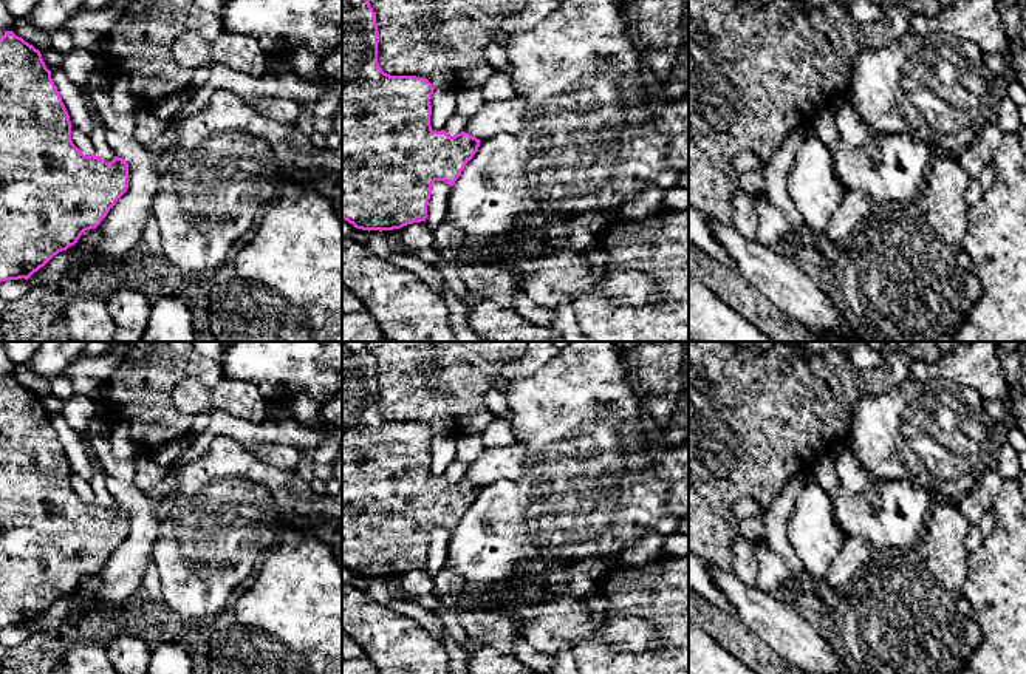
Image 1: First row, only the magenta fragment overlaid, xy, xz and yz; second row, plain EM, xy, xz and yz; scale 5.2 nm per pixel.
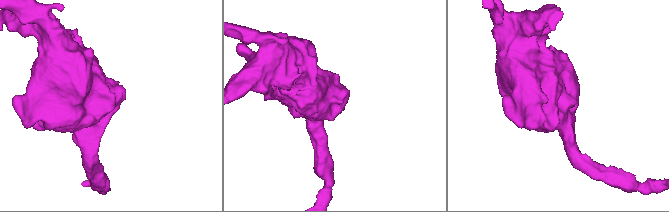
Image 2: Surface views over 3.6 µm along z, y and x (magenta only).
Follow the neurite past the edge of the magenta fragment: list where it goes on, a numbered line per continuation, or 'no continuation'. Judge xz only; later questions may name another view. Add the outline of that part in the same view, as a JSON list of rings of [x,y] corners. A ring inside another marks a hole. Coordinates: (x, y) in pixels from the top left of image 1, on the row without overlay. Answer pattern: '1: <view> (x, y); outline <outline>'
no continuation

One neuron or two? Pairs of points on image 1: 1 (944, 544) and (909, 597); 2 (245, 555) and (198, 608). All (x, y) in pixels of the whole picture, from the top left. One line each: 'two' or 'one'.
1: one
2: one

